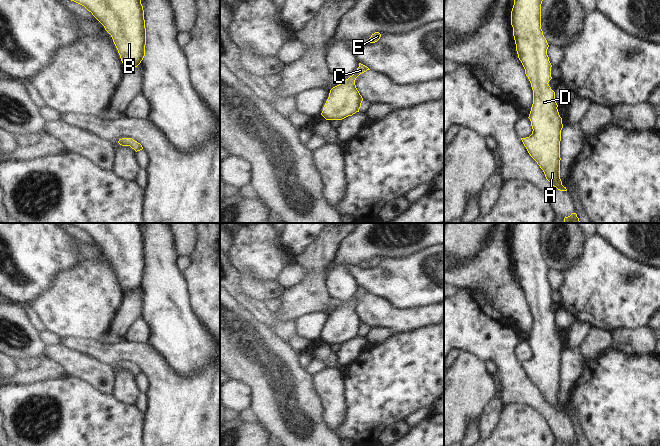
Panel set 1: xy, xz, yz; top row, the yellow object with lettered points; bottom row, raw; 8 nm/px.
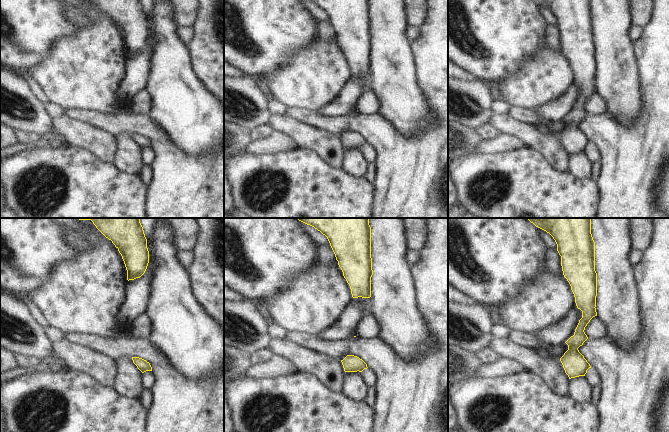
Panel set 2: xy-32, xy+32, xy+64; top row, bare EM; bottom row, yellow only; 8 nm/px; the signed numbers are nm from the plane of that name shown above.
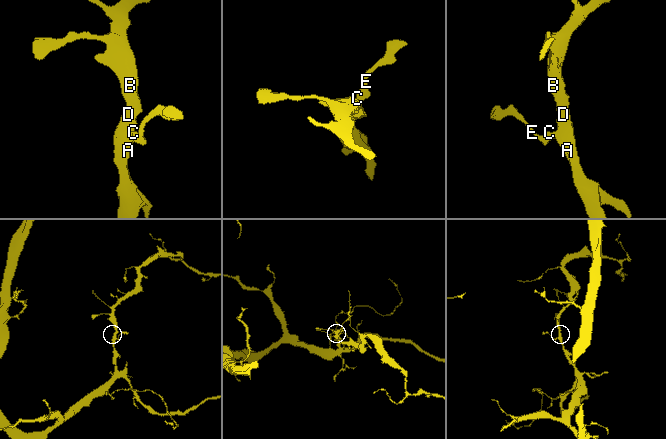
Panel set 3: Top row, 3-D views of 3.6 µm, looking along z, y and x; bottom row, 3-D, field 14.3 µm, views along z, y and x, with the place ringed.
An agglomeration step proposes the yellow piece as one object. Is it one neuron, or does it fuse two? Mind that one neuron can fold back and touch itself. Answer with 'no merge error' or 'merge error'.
no merge error

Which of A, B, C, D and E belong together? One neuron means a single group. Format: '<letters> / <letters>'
A B C D E

